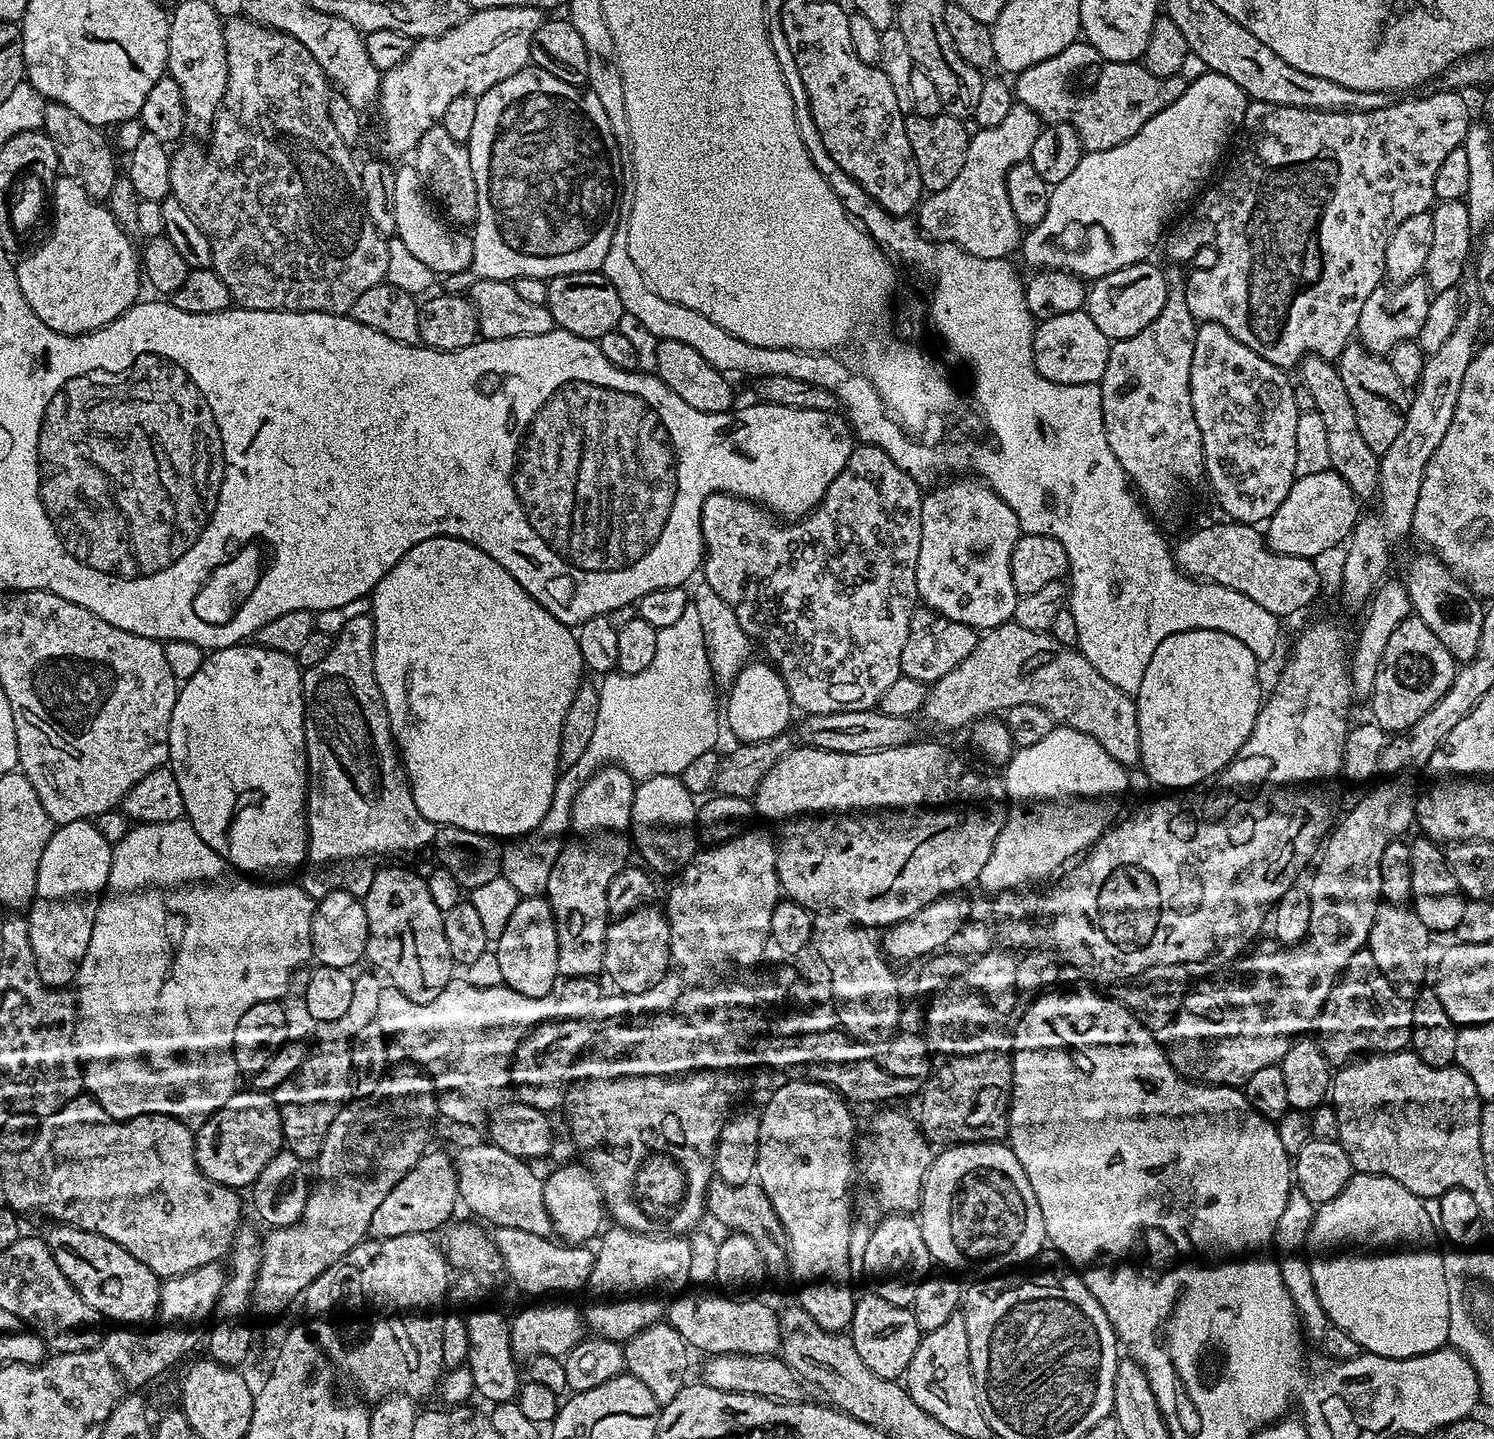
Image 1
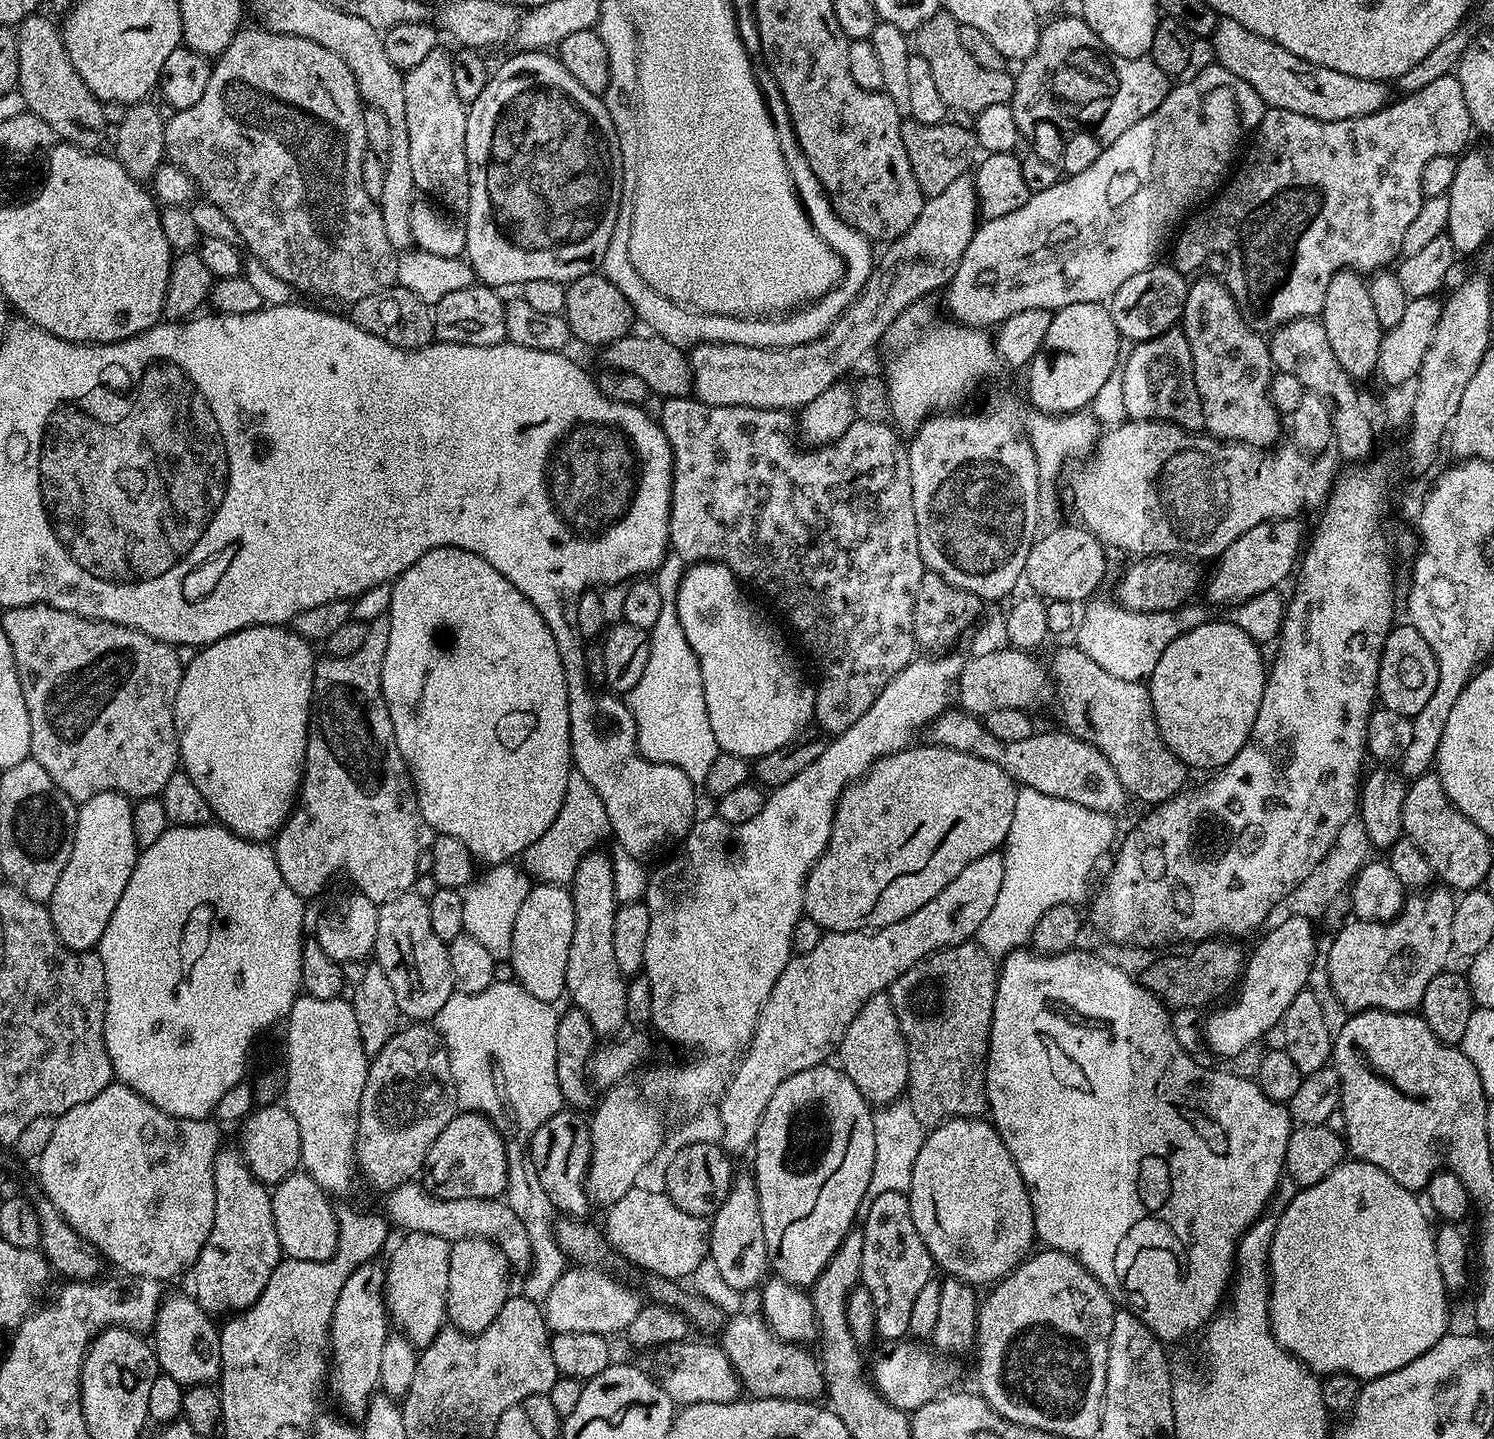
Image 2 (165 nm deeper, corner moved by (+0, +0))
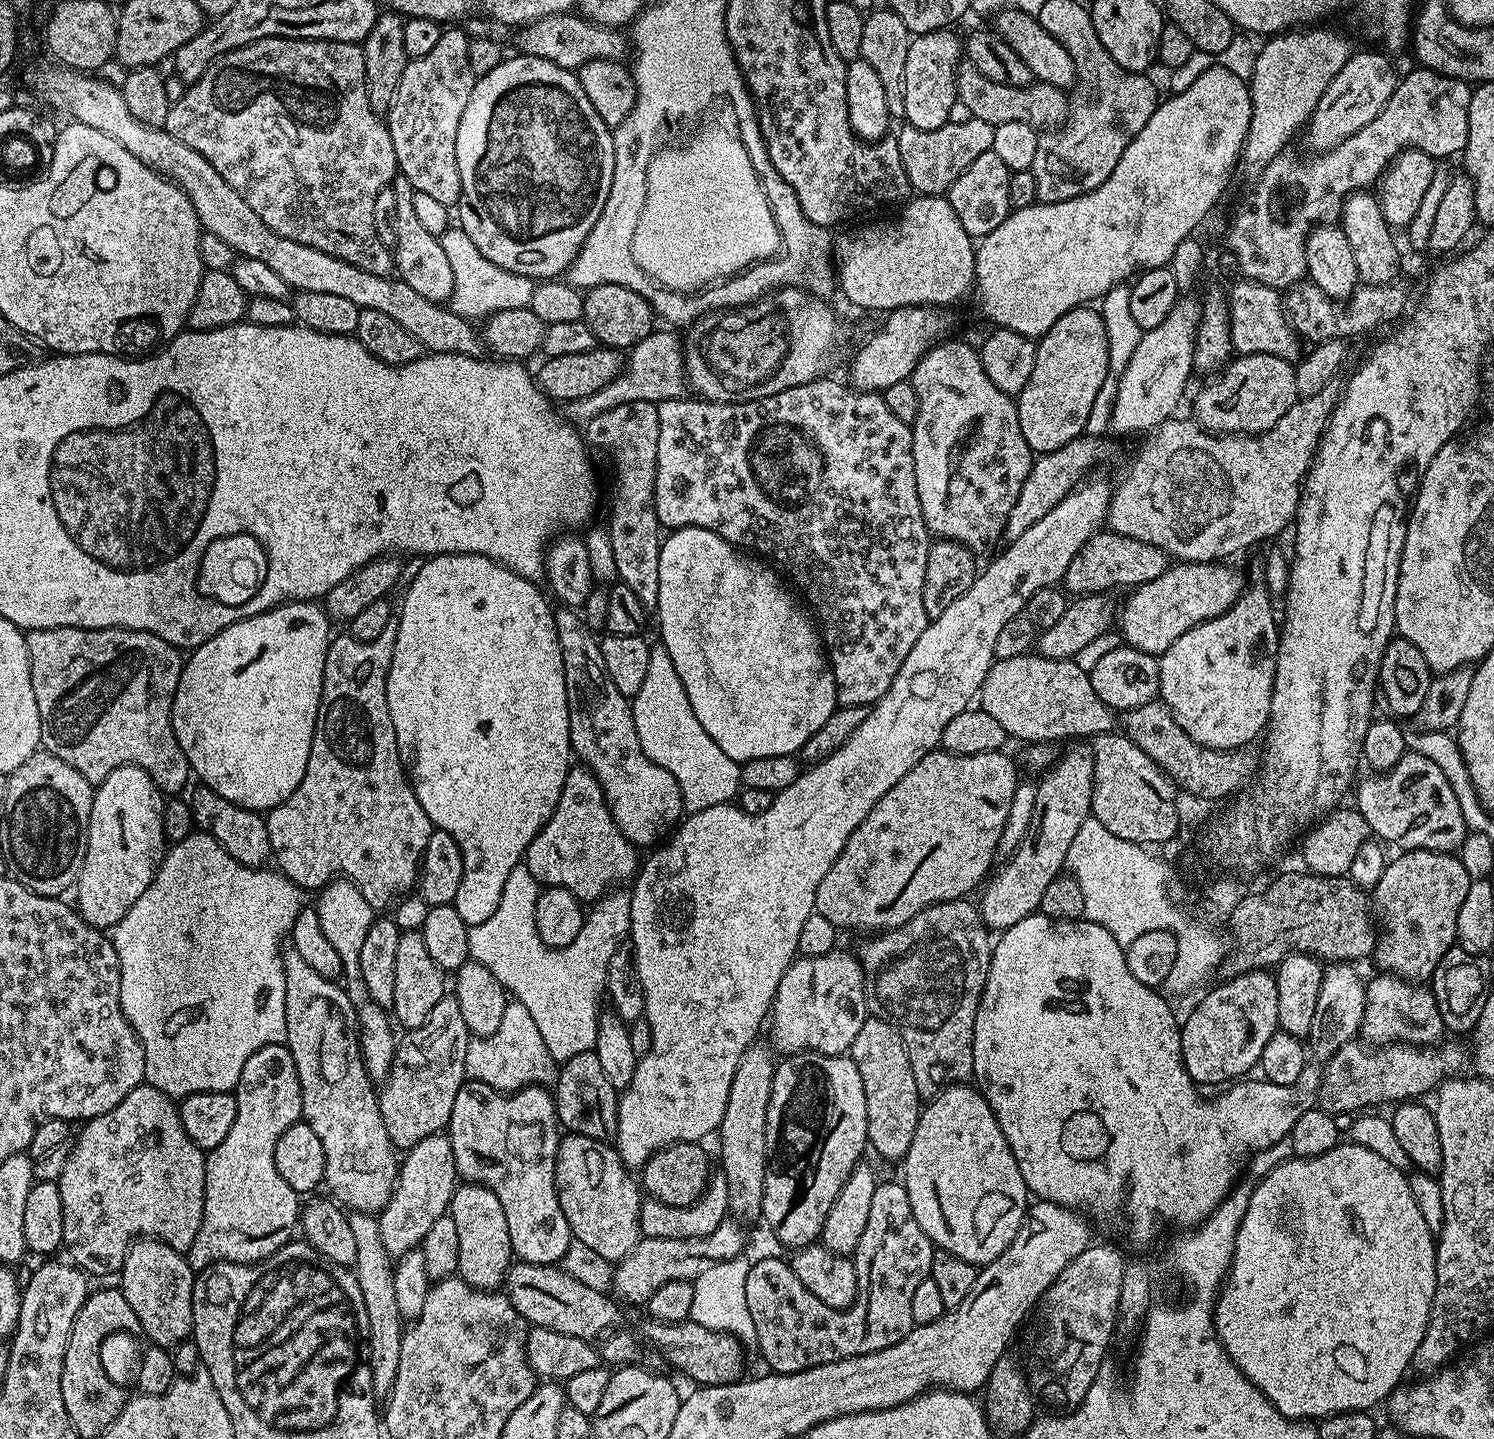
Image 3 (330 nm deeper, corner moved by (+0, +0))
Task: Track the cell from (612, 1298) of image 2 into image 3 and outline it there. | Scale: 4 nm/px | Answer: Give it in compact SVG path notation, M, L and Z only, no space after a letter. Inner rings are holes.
M726 1218L718 1230L702 1238L644 1238L636 1249L615 1265L612 1274L612 1288L628 1304L647 1305L648 1299L666 1282L675 1280L696 1281L702 1273L718 1262L737 1259L744 1248L743 1223Z

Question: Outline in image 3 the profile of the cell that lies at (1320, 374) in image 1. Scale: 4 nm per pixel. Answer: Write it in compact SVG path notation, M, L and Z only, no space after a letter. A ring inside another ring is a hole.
M1243 278L1237 279L1231 286L1232 292L1227 293L1227 298L1233 349L1241 356L1249 356L1253 352L1270 354L1274 358L1282 358L1289 362L1299 361L1302 356L1302 341L1284 313L1281 293L1262 282Z

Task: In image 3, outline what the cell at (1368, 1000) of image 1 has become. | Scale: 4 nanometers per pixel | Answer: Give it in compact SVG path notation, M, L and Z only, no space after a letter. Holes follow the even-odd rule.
M1414 848L1396 855L1400 856L1389 859L1374 889L1374 912L1382 925L1374 961L1381 973L1424 982L1434 974L1442 954L1456 944L1458 906L1462 906L1473 880L1459 855L1451 852Z

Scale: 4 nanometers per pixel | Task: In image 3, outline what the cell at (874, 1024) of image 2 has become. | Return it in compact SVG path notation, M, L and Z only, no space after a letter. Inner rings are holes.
M869 1018L862 1022L862 1030L858 1030L850 1049L854 1066L858 1066L858 1074L862 1074L862 1086L866 1090L866 1126L871 1151L876 1151L884 1160L903 1161L910 1150L910 1142L914 1142L914 1130L918 1130L922 1097L918 1090L918 1082L914 1082L914 1070L910 1066L910 1058L902 1038L886 1022Z

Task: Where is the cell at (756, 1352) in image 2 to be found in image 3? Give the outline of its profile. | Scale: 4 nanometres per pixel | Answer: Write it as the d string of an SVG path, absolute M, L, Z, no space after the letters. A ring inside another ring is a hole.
M691 1318L677 1324L648 1322L644 1328L644 1336L643 1339L648 1339L682 1375L689 1376L693 1385L735 1384L745 1375L745 1345L736 1337L718 1330L710 1330Z

